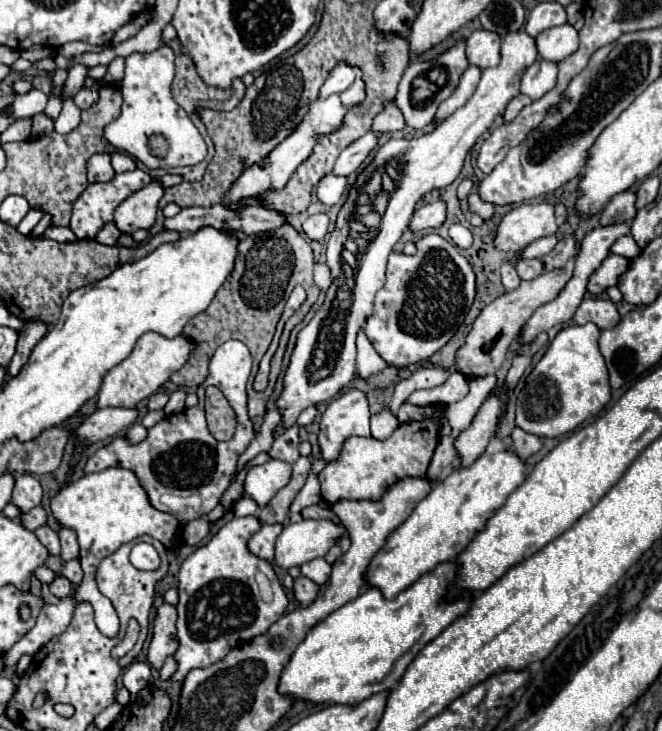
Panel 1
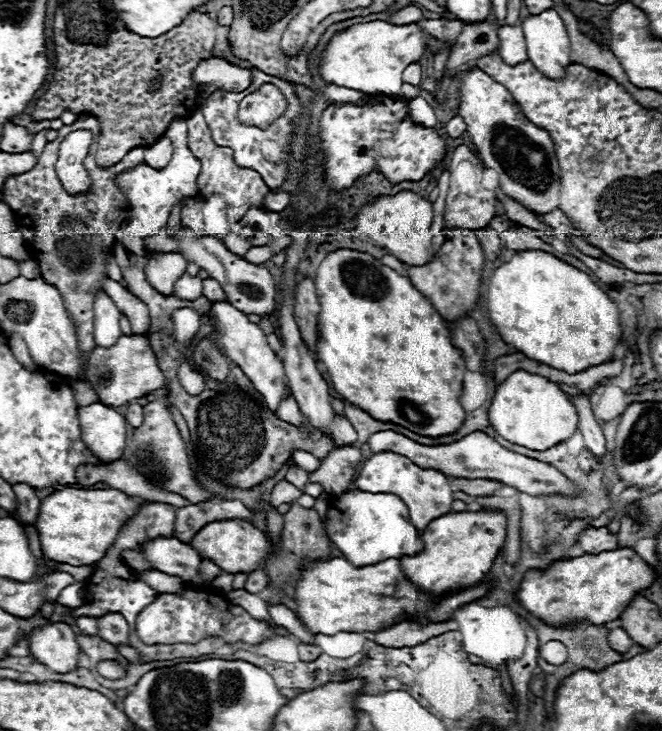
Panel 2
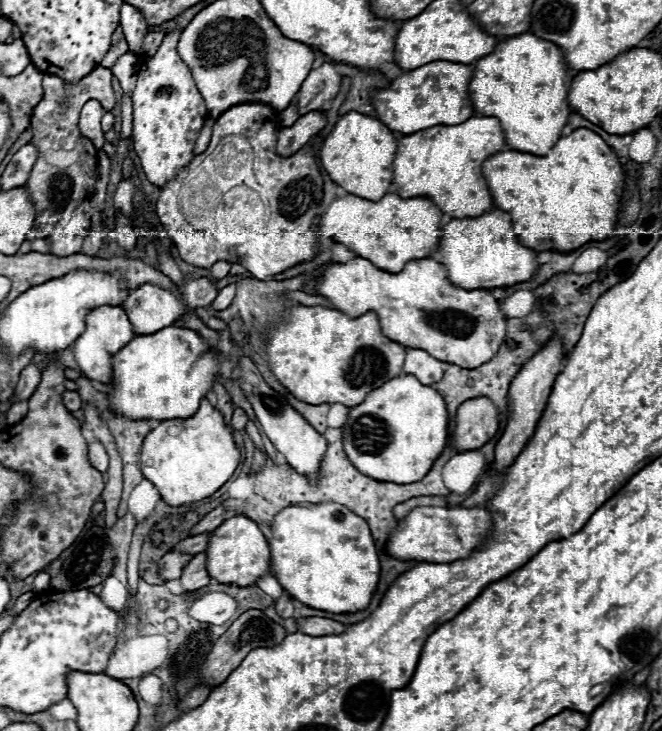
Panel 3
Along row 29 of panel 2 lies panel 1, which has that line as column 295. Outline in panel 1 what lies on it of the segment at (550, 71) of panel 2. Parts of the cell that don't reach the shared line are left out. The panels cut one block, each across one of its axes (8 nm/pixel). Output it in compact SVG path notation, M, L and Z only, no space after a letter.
M326 518L290 524L278 536L276 564L288 570L290 566L302 566L318 556L326 556L326 552L346 534L342 524Z

